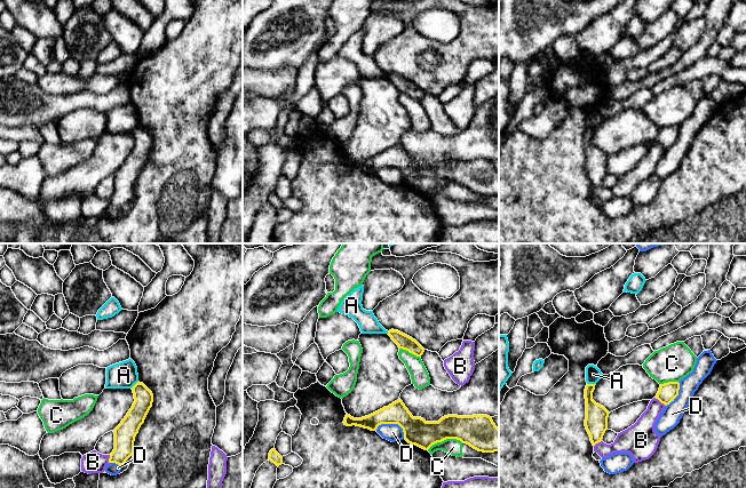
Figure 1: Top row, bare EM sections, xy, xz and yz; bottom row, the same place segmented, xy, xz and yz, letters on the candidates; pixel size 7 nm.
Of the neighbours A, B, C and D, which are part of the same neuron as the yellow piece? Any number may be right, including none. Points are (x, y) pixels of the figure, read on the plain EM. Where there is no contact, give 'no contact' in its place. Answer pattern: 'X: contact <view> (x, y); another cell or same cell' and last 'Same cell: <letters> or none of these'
A: contact yz (592, 128); another cell
B: contact yz (660, 145); another cell
C: contact xz (444, 183); another cell
D: contact xz (393, 167); another cell
Same cell: none of these

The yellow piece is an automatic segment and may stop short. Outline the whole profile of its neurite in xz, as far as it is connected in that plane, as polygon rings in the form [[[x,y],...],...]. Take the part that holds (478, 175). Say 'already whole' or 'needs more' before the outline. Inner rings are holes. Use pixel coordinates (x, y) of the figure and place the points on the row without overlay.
already whole; [[[400,143],[362,162],[347,158],[343,167],[371,175],[376,175],[381,168],[398,168],[403,173],[404,183],[424,194],[446,183],[457,183],[478,195],[499,195],[499,173],[492,161],[447,159],[438,166],[426,166],[421,161],[413,161]]]

